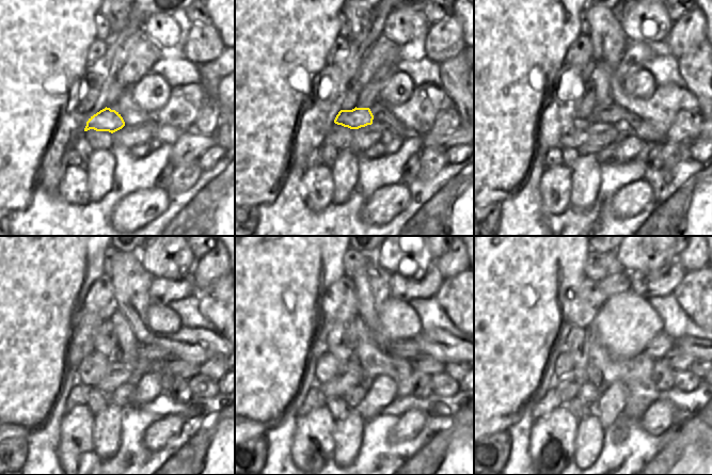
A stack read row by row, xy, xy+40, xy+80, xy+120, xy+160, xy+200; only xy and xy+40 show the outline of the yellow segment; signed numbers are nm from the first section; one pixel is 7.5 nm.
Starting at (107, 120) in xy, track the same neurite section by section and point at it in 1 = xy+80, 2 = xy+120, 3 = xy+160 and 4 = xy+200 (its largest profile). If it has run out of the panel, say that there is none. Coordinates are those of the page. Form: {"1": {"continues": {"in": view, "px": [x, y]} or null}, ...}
{"1": {"continues": {"in": "xy+80", "px": [612, 113]}}, "2": {"continues": {"in": "xy+120", "px": [144, 351]}}, "3": {"continues": {"in": "xy+160", "px": [408, 349]}}, "4": {"continues": {"in": "xy+200", "px": [660, 346]}}}

